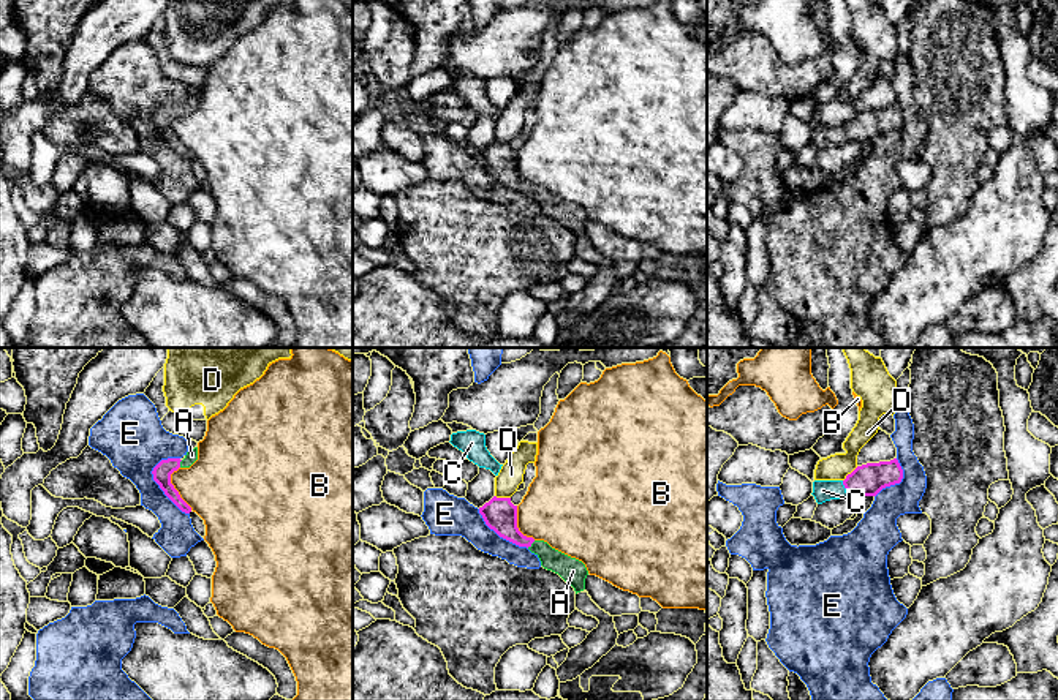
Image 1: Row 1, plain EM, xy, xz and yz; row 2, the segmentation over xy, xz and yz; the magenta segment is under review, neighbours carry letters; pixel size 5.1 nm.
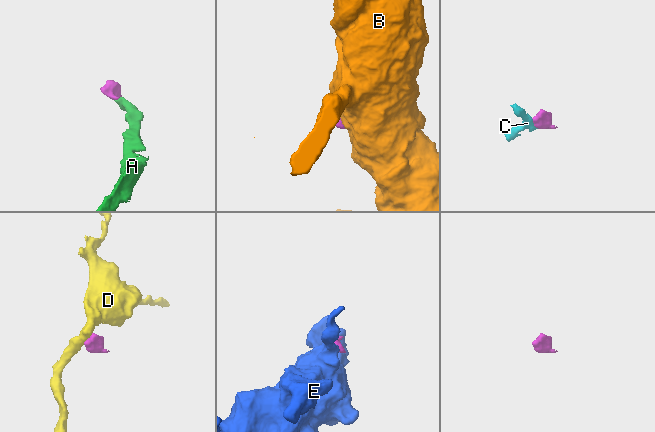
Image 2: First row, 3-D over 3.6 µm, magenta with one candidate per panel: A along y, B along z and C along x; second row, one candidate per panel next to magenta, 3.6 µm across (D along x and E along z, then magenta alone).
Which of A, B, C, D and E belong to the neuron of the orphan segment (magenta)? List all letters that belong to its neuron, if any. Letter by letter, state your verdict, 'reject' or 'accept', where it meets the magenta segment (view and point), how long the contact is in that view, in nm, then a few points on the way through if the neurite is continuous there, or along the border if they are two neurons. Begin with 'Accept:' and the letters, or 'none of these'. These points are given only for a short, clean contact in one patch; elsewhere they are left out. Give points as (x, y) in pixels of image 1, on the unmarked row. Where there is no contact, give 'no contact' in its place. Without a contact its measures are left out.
Accept: A, C
A: accept | xz (530, 190) | 60 nm | across xz (500, 160), (503, 168), (530, 190), (570, 215)
B: reject | xy (174, 135) | 240 nm | along xy (179, 112), (171, 120), (171, 130), (192, 155)
C: accept | yz (845, 133) | 80 nm | across yz (869, 125), (845, 133), (823, 136)
D: reject | yz (851, 119) | 110 nm | along yz (857, 112), (843, 127)
E: reject | xy (160, 133) | 320 nm | along xy (162, 105), (152, 117), (152, 125), (188, 160)

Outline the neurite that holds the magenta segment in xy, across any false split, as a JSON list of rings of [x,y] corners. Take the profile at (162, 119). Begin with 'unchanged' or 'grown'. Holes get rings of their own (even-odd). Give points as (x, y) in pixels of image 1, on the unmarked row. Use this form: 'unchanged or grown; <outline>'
grown; [[[198,93],[187,98],[185,104],[161,106],[152,117],[153,126],[160,131],[164,141],[185,160],[191,158],[191,153],[180,144],[179,137],[171,130],[171,120],[179,114],[190,114],[198,106]]]

